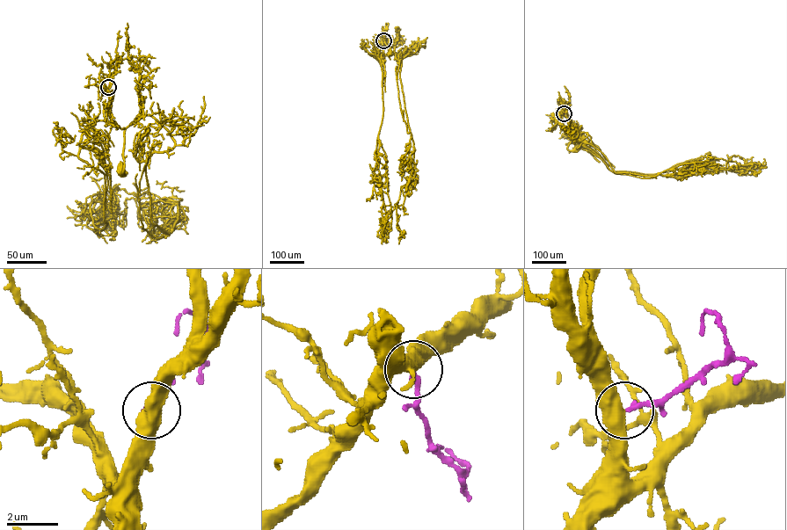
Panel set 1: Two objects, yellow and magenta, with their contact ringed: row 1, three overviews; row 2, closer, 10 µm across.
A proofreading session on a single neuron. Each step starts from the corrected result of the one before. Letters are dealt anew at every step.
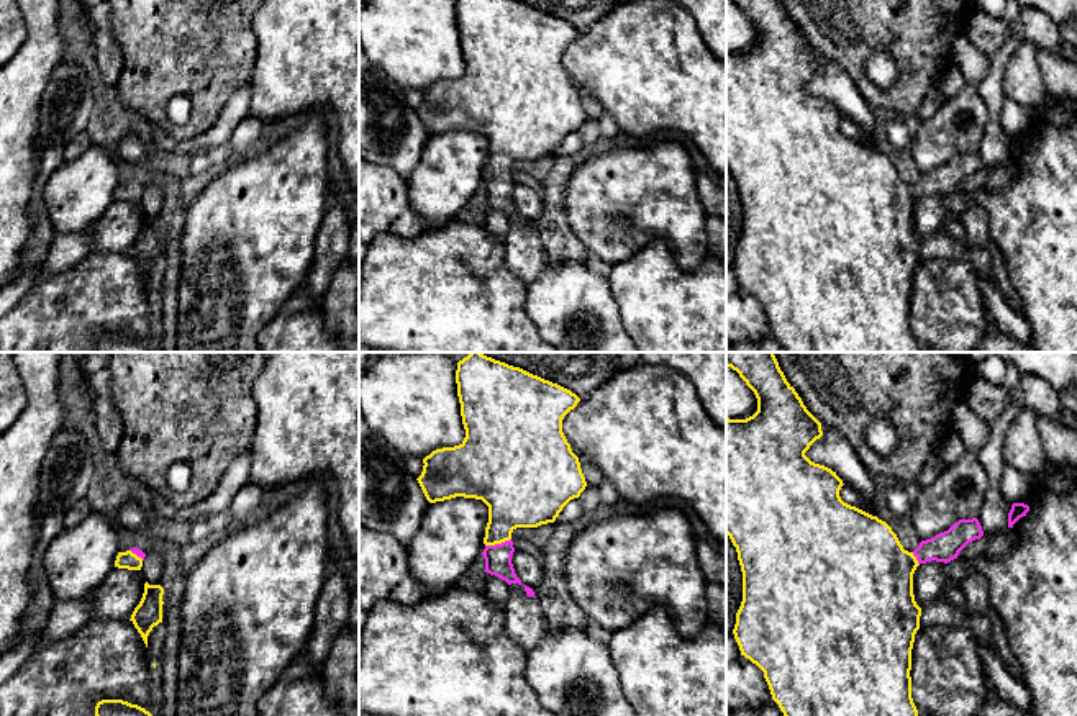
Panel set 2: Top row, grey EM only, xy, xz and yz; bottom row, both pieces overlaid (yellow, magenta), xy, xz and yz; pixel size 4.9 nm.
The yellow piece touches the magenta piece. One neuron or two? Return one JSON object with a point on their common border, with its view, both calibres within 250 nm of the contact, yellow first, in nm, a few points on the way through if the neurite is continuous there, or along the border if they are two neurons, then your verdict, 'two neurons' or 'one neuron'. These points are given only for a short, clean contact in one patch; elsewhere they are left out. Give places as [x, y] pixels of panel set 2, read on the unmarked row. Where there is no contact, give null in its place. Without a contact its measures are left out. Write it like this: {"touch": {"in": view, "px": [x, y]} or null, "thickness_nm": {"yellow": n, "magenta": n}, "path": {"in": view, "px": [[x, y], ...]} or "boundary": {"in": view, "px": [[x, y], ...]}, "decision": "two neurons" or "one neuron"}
{"touch": {"in": "xz", "px": [497, 176]}, "thickness_nm": {"yellow": 300, "magenta": 130}, "path": {"in": "xz", "px": [[518, 130], [502, 153], [497, 176], [497, 190]]}, "decision": "one neuron"}

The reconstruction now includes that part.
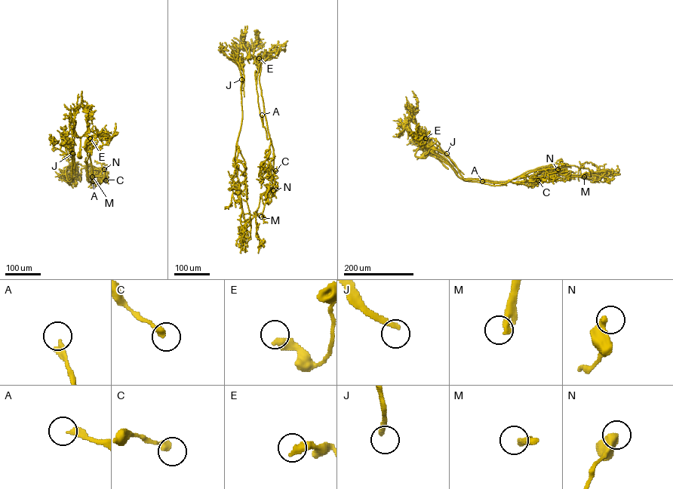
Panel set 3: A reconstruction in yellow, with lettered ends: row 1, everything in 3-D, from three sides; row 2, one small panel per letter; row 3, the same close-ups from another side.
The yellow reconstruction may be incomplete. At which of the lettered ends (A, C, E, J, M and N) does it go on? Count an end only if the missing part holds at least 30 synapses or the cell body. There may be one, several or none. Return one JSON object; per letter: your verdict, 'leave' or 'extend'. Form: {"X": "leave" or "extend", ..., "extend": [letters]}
{"A": "leave", "C": "leave", "E": "leave", "J": "extend", "M": "extend", "N": "leave", "extend": ["J", "M"]}

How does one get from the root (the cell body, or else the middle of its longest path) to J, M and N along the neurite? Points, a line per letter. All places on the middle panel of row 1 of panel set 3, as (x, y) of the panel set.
J: (249, 56), (250, 47), (250, 59), (248, 55), (239, 63), (232, 60), (239, 68), (241, 79)
M: (249, 56), (250, 47), (250, 59), (271, 56), (261, 63), (259, 82), (275, 187), (266, 191), (261, 216)
N: (249, 56), (250, 47), (250, 59), (271, 56), (261, 63), (259, 82), (273, 190)

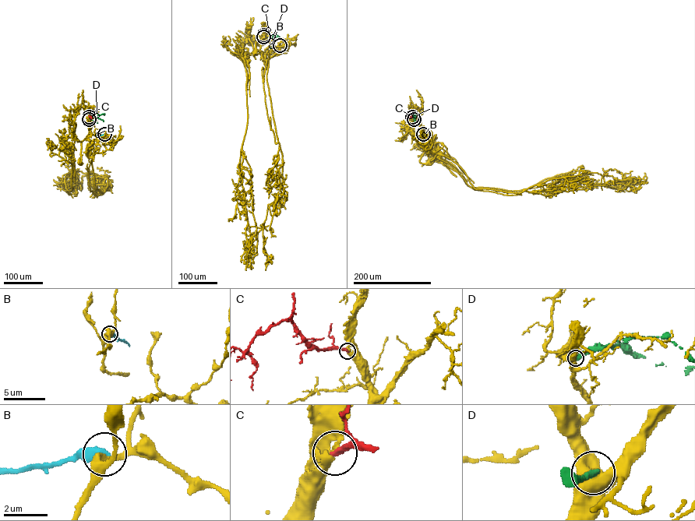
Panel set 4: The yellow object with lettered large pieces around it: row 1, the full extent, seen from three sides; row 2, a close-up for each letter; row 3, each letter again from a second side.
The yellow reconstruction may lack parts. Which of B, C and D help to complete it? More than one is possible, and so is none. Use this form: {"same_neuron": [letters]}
{"same_neuron": ["C"]}

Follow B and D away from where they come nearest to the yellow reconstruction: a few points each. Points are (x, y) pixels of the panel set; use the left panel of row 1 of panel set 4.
B: (104, 134), (97, 135), (94, 132)
D: (89, 119), (97, 114), (104, 114)

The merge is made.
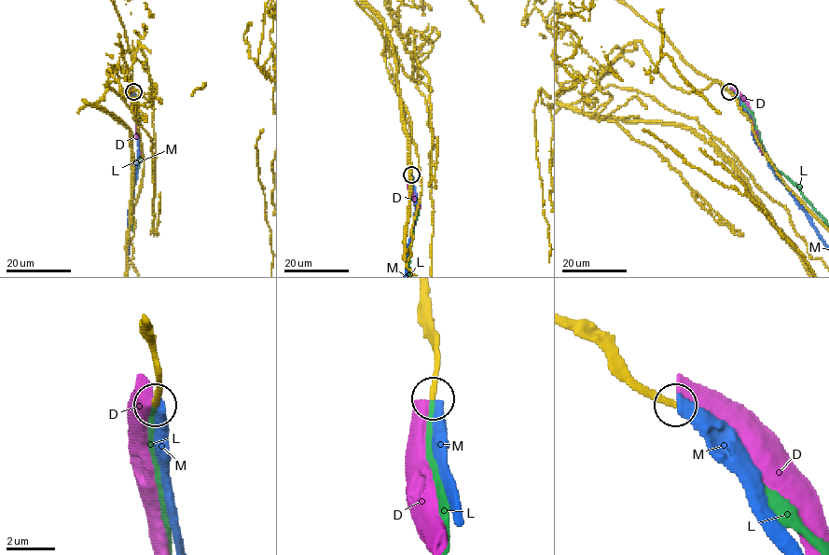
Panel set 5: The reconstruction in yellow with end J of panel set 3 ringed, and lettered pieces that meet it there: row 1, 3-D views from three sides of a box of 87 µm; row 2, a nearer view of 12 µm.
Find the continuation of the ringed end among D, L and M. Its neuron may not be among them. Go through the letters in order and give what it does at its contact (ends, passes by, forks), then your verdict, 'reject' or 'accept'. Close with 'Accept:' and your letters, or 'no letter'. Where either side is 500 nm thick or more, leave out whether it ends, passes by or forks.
D: reject
L: it ends | accept
M: it ends | reject
Accept: L

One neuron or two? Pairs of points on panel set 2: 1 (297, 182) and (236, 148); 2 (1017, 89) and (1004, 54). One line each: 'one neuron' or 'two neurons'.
1: two neurons
2: two neurons

